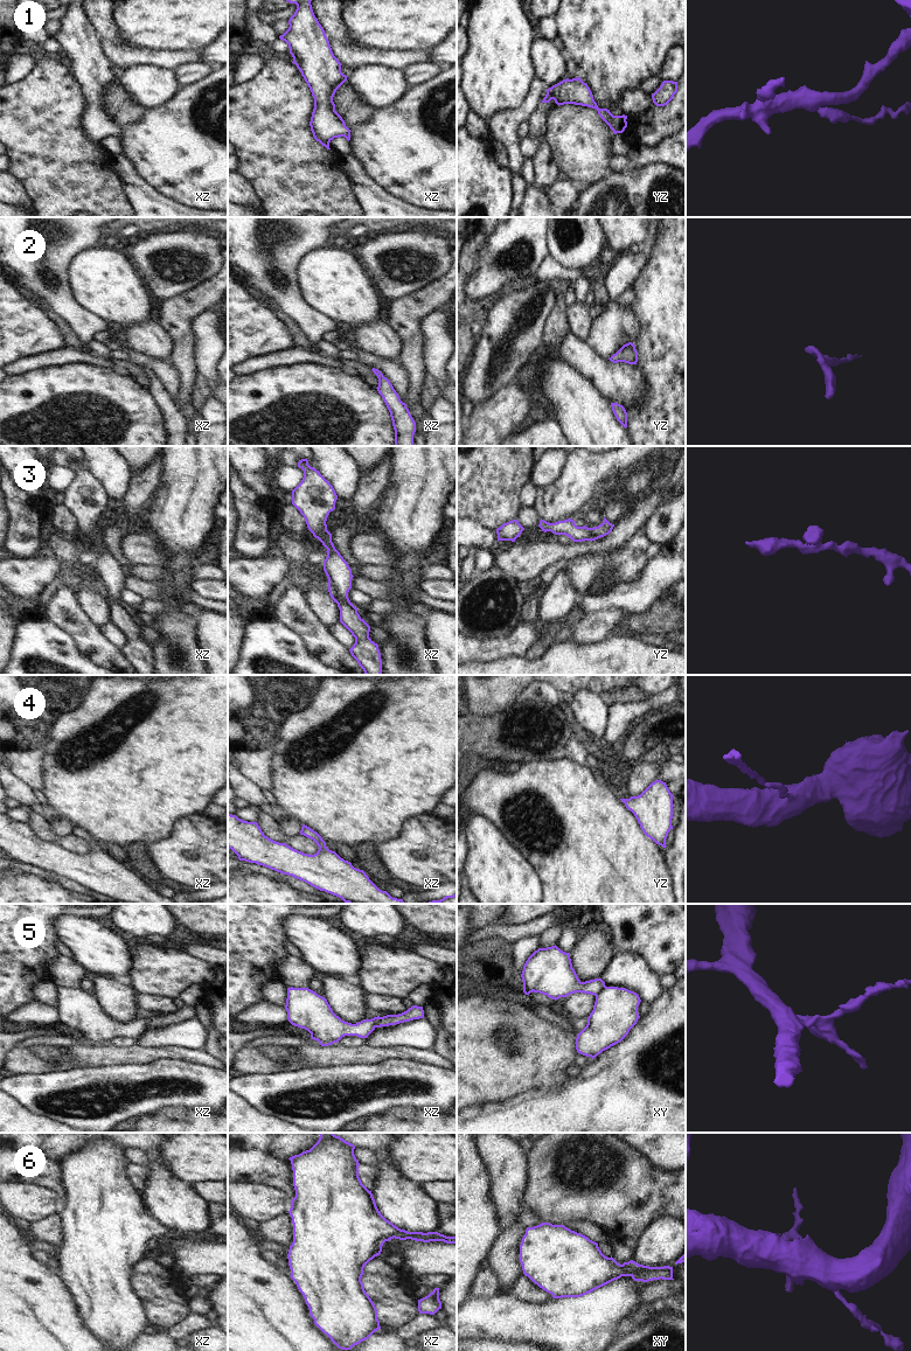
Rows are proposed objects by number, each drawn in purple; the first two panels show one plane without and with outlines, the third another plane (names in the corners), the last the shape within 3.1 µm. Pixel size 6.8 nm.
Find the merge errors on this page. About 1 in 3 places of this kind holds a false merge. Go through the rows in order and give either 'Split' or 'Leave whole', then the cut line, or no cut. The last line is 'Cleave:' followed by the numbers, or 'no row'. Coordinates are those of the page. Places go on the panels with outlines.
1: Leave whole. No split
2: Leave whole. No split
3: Split. Split along xz (328, 583), (334, 587), (338, 603)
4: Leave whole. No split
5: Split. Split along xz (381, 1017), (375, 1026)
6: Leave whole. No split
Cleave: 3, 5.

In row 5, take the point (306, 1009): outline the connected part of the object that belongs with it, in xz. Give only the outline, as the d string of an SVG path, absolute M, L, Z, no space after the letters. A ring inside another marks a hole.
M287 988L285 1009L288 1022L311 1033L321 1046L338 1043L345 1036L367 1038L376 1028L380 1016L356 1024L336 1016L327 1000L308 988Z

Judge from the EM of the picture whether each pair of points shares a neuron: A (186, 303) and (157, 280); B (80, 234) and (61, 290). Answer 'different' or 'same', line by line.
A: different
B: same

